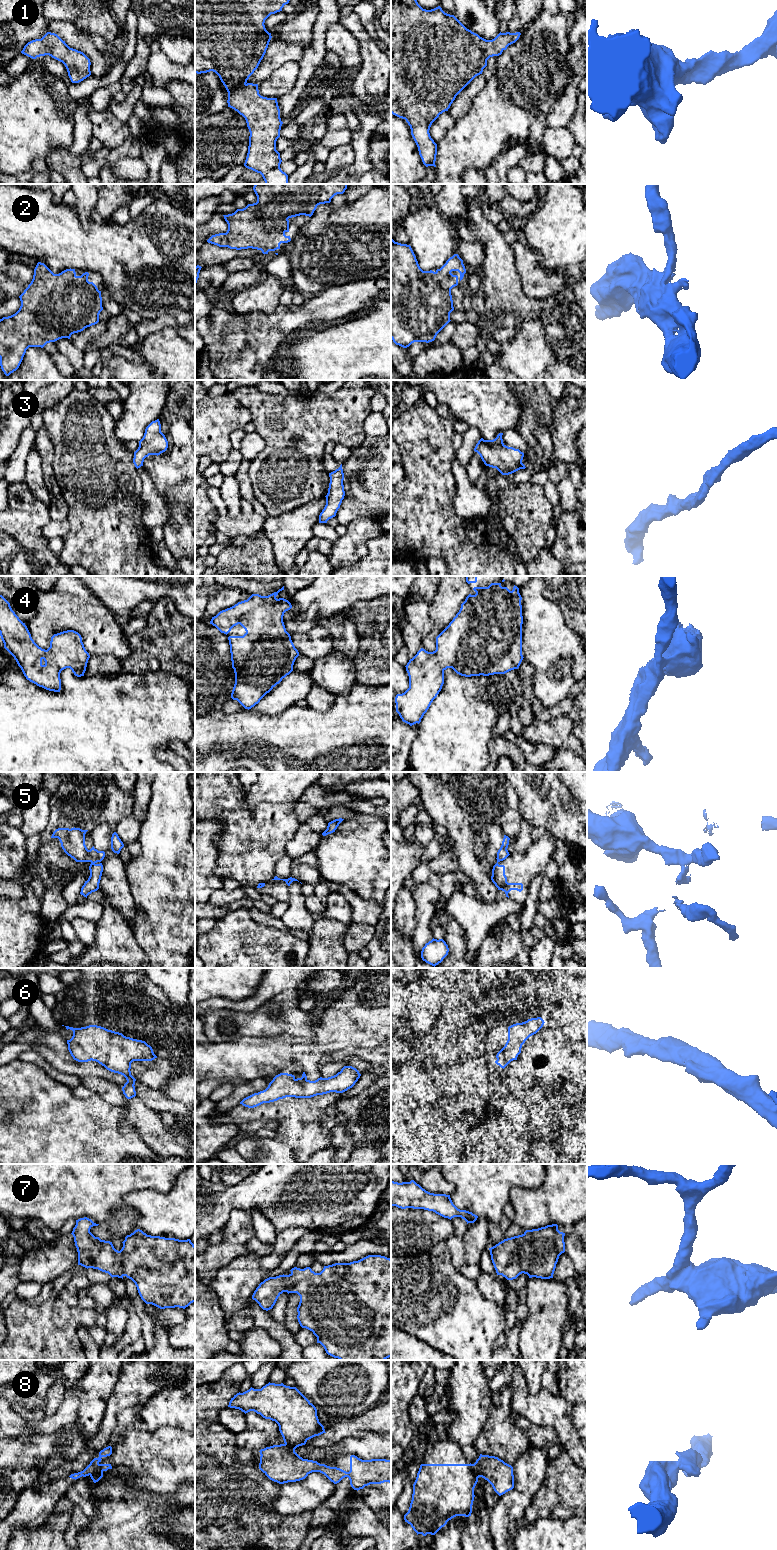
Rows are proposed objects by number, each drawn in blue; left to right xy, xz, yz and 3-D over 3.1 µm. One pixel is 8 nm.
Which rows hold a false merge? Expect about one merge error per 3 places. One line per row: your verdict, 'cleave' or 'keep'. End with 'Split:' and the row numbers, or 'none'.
1: keep
2: keep
3: keep
4: keep
5: cleave
6: keep
7: keep
8: cleave
Split: 5, 8

